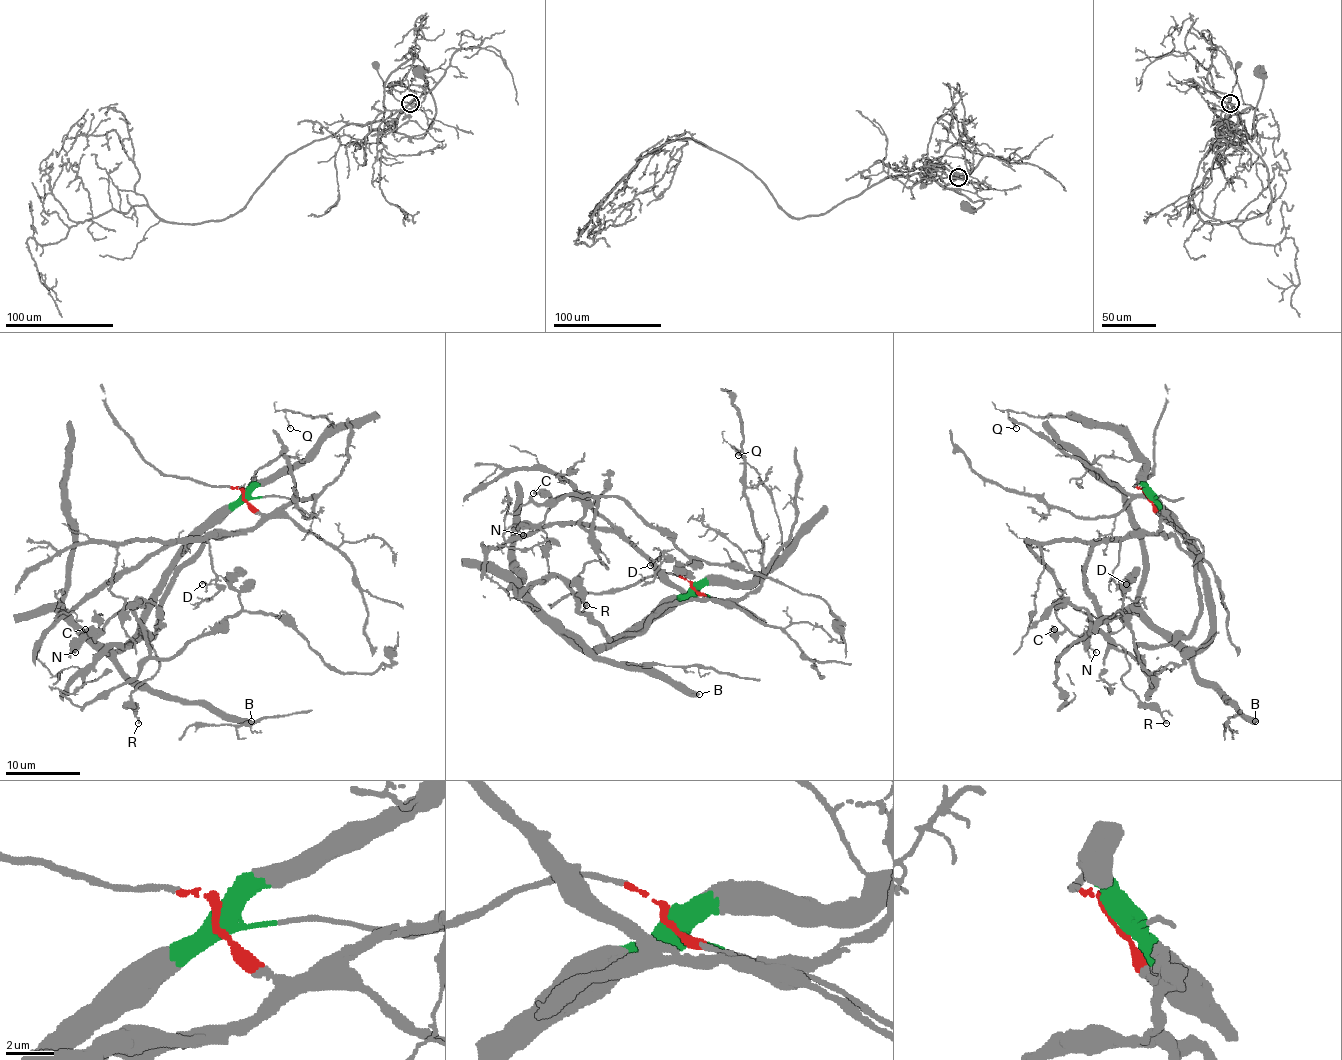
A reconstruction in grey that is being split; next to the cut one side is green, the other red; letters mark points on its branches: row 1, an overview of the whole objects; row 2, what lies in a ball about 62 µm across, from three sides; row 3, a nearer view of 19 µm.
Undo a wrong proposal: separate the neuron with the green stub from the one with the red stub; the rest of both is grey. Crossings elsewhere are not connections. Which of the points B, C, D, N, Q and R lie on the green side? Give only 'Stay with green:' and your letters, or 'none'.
Stay with green: B, Q

